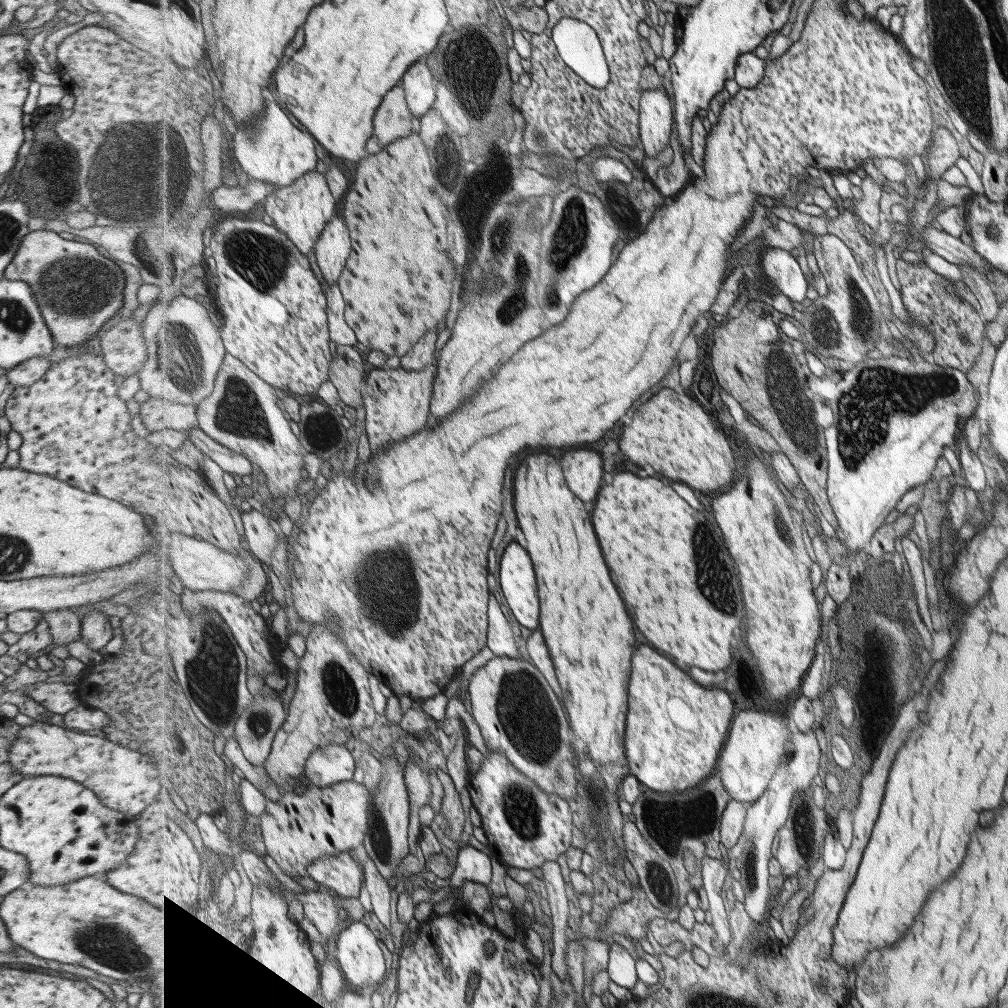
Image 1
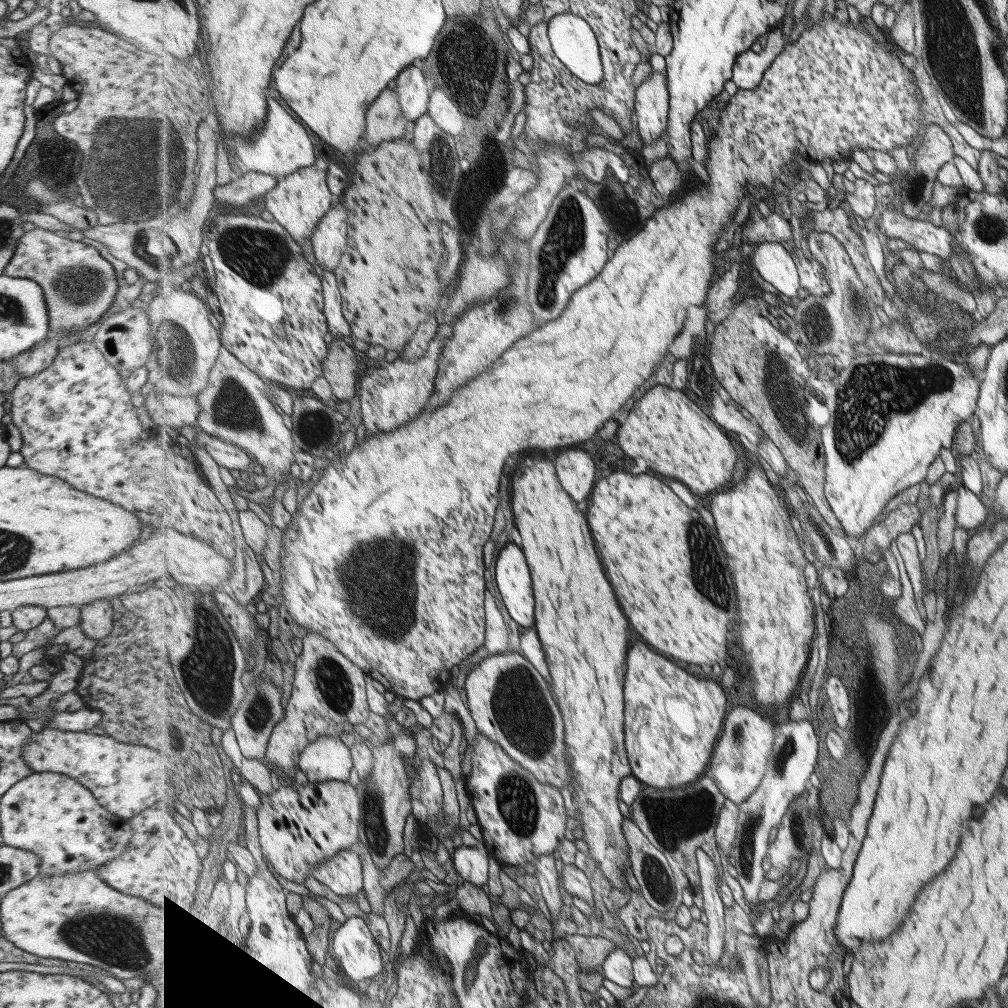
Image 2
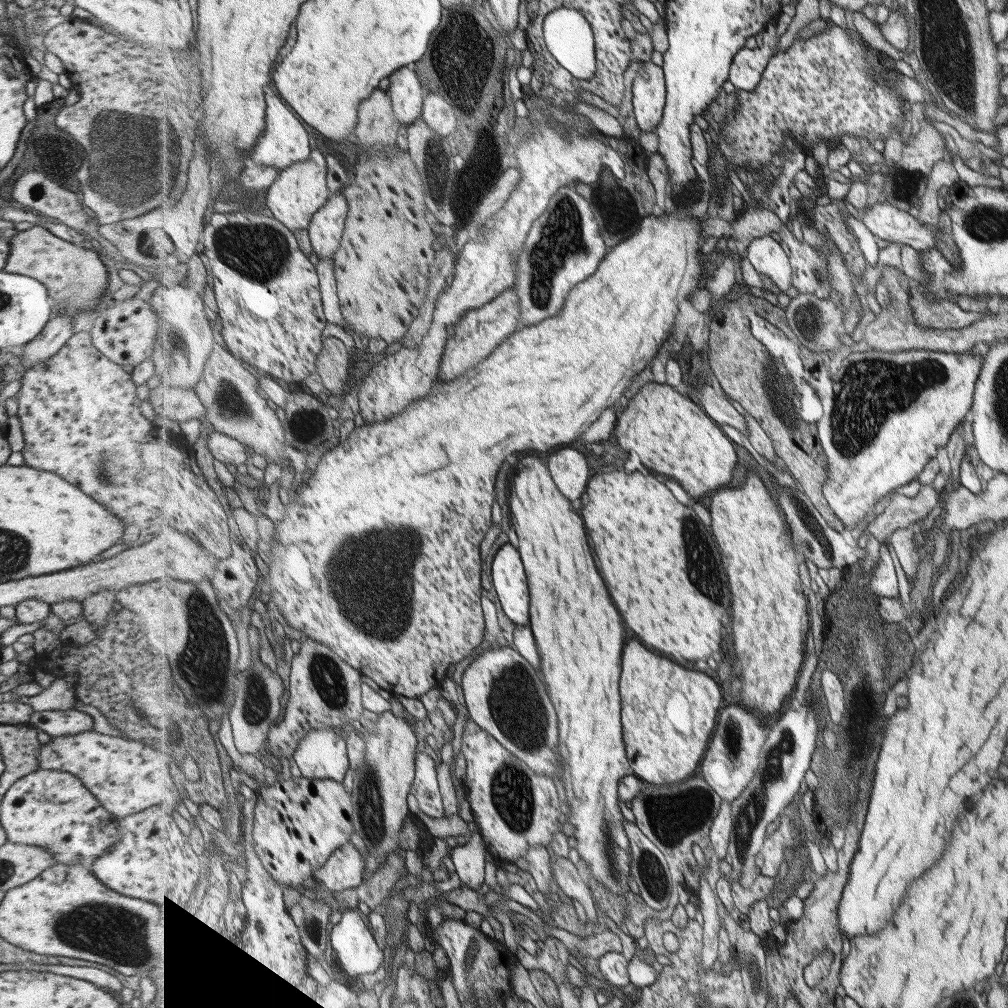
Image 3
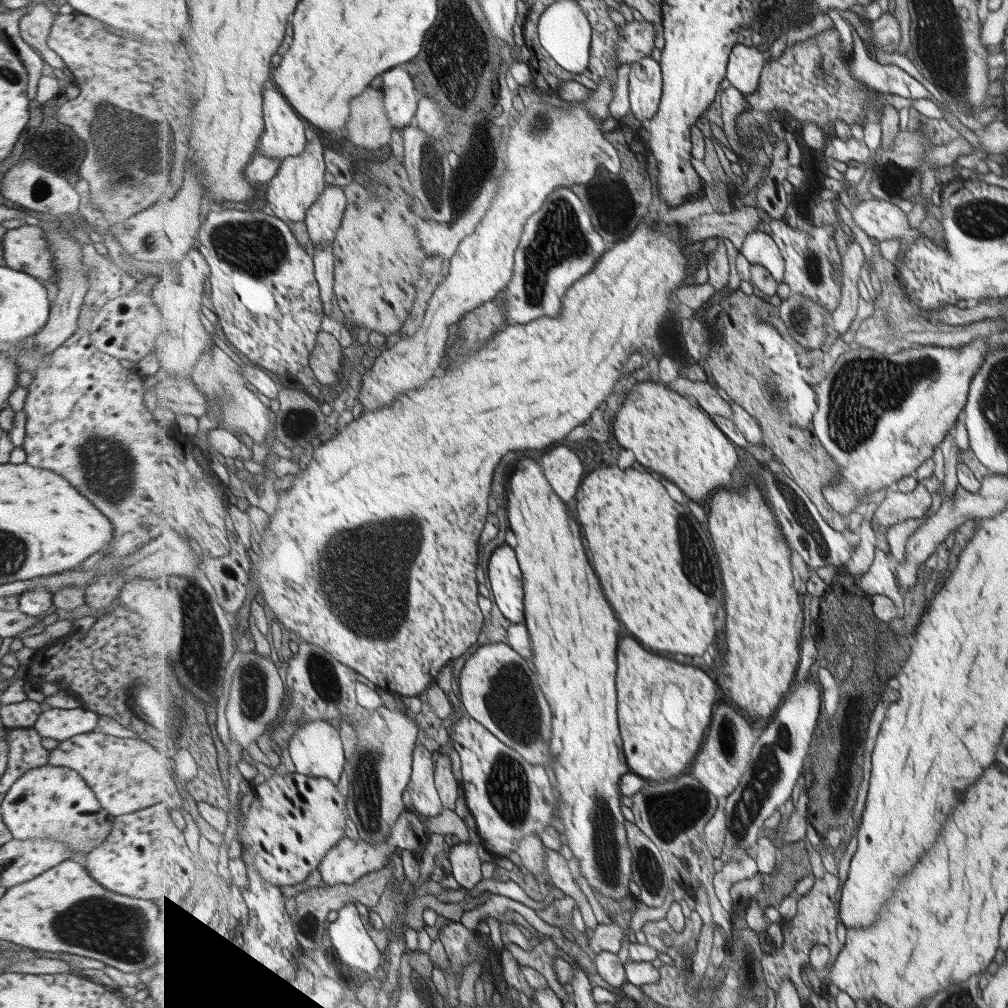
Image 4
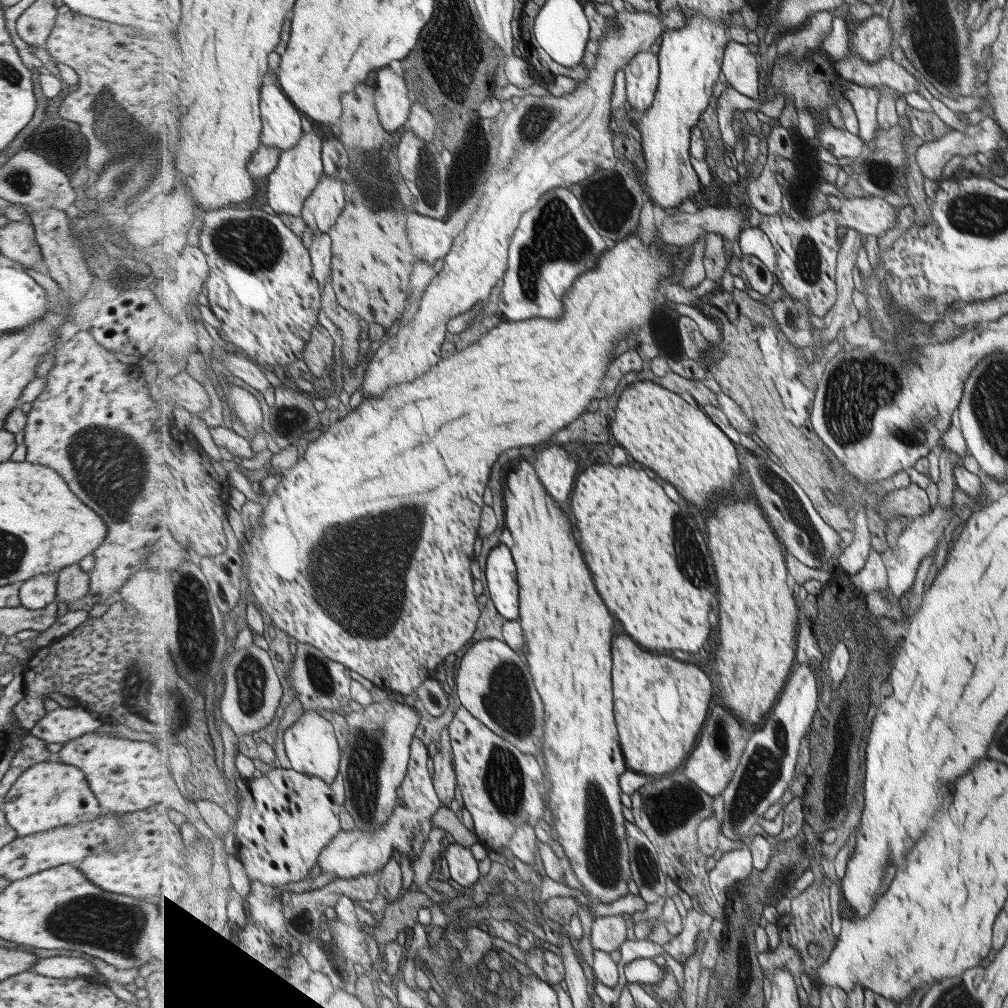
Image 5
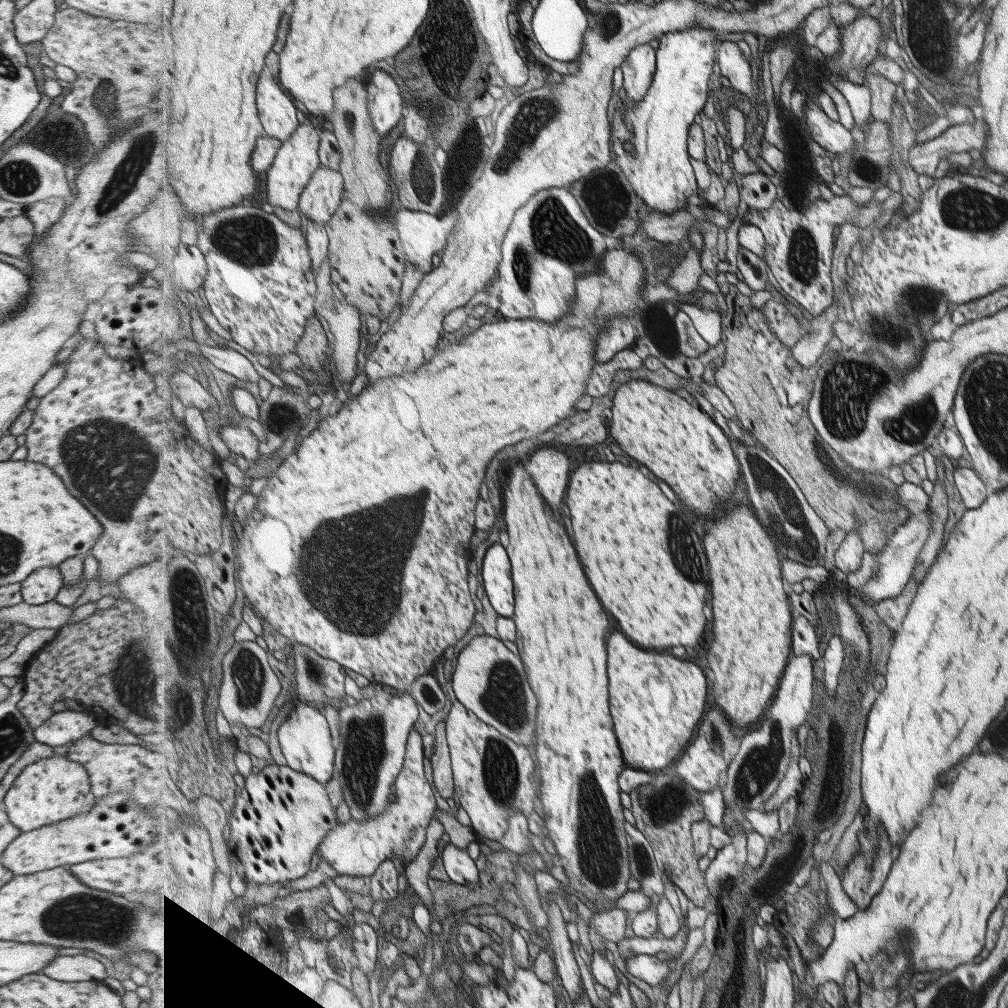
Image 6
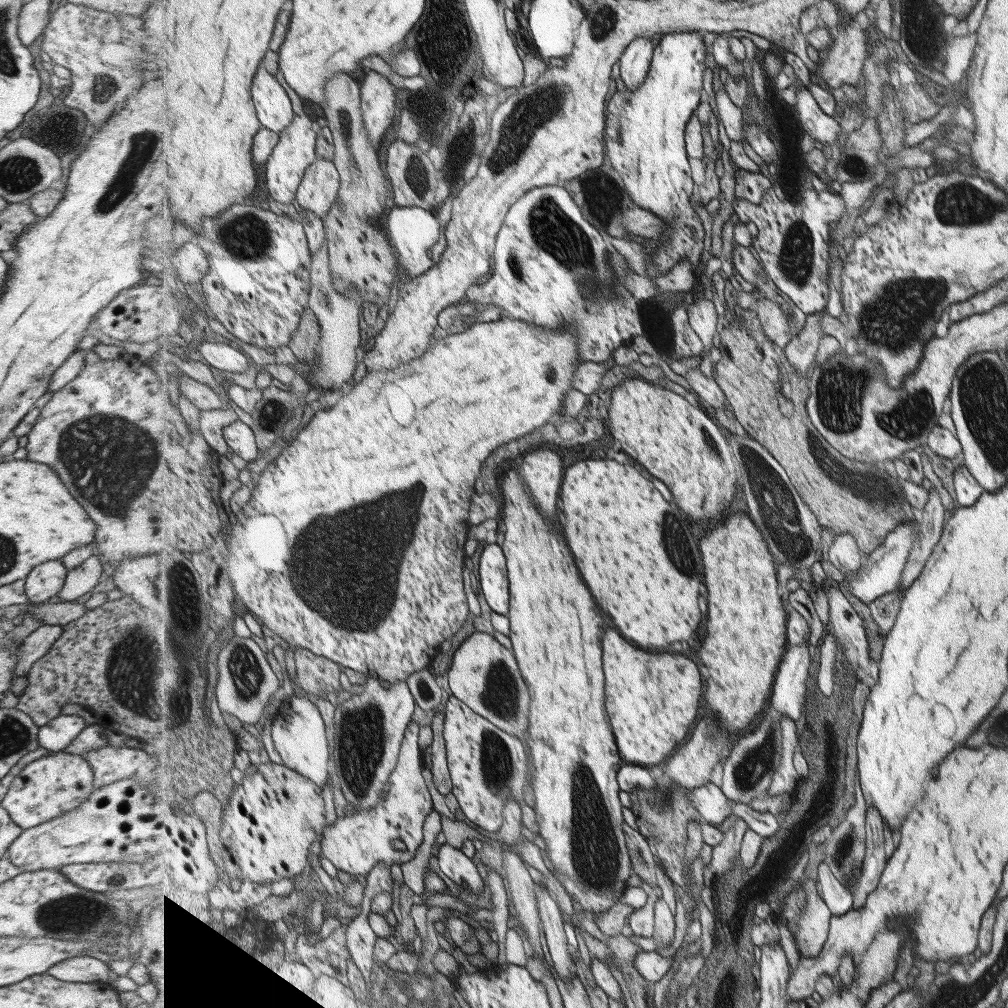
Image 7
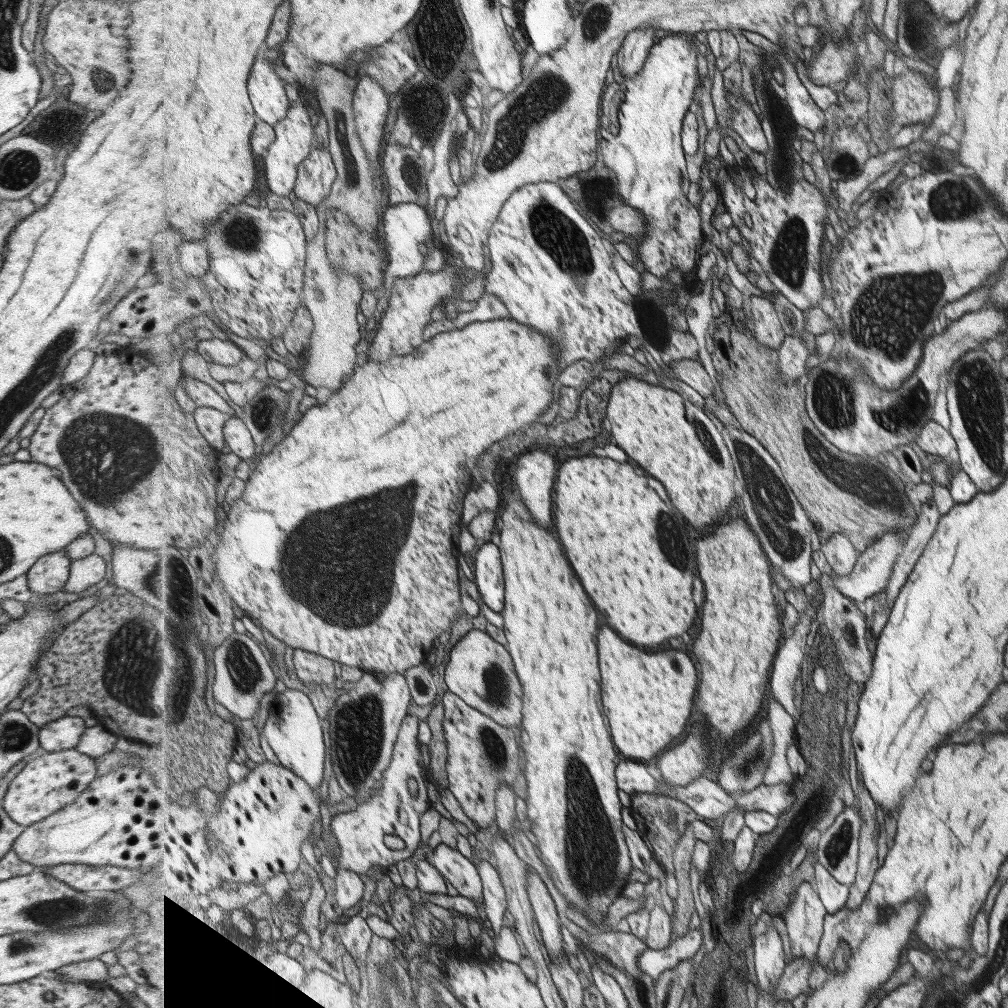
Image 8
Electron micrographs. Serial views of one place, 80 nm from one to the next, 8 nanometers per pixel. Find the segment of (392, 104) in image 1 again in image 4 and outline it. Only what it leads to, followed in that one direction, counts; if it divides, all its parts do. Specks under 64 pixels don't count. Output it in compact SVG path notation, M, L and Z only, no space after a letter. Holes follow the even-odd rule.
M368 87L363 95L351 101L347 130L351 134L351 142L355 142L357 148L377 150L389 145L393 128L393 123L385 112L381 90Z

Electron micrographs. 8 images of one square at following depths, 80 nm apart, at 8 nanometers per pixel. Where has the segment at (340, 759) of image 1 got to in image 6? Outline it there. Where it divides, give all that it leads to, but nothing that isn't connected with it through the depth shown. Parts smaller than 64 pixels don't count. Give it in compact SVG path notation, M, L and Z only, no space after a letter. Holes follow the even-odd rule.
M298 702L294 710L295 712L289 714L287 720L278 726L277 748L280 748L287 766L313 776L321 784L325 784L327 780L333 778L335 754L337 754L337 750L333 746L333 736L331 736L329 722L319 710L307 706L307 703L299 704Z

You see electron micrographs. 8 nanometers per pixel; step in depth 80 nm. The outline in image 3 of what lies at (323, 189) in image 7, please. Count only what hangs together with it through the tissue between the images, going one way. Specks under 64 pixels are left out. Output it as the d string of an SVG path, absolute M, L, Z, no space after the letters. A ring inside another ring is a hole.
M343 191L330 195L330 200L313 217L309 238L316 258L333 258L341 246L350 207Z

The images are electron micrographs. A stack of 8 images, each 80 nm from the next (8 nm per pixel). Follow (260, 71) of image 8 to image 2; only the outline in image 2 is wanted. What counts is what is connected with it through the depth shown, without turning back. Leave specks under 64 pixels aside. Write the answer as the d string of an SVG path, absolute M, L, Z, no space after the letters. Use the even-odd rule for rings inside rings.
M269 98L266 123L255 132L253 140L236 139L236 158L244 170L272 174L278 180L283 179L300 168L307 168L316 163L313 137L309 128L304 123L301 124L301 120L297 116L289 114L288 107L285 110L275 98Z

